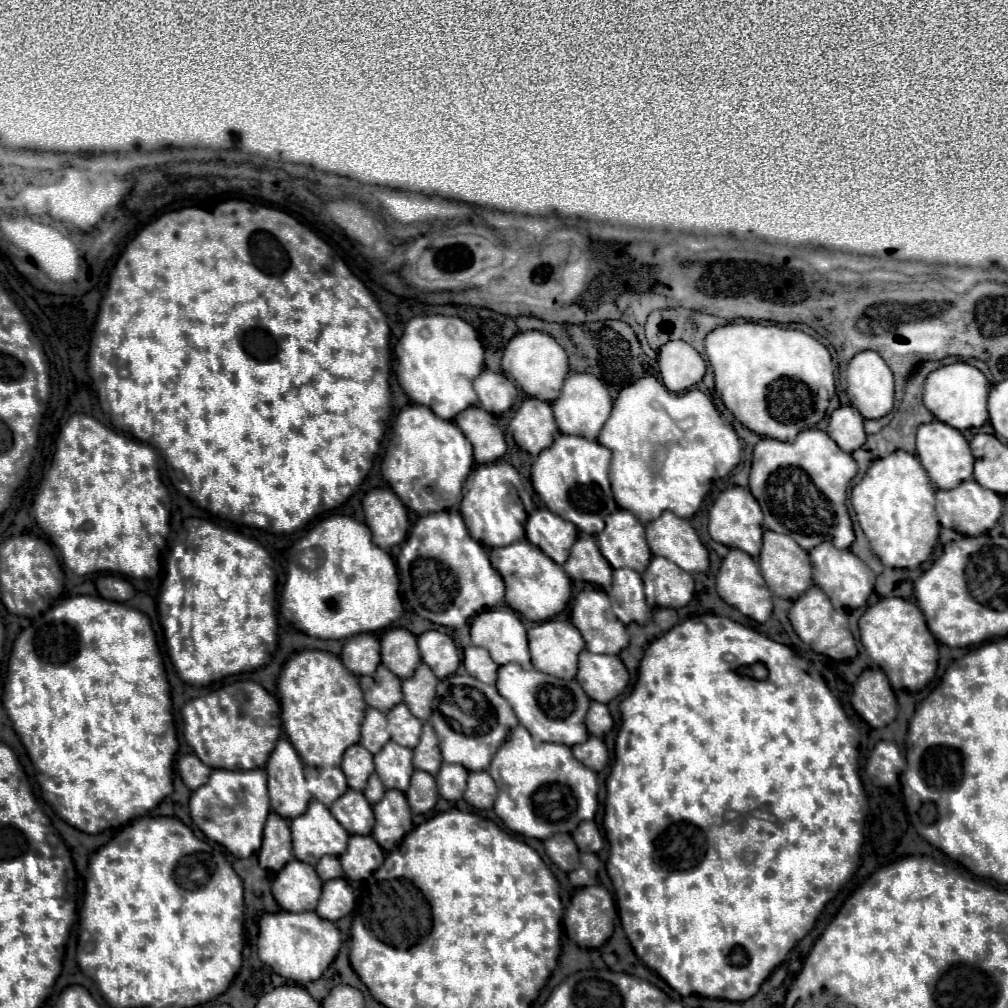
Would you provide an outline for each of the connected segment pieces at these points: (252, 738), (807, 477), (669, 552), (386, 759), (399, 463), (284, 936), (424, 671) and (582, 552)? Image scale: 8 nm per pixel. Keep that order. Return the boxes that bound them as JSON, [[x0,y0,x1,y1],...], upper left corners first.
[[182,680,282,770],[750,428,856,550],[646,512,710,572],[374,742,414,792],[382,404,472,514],[258,912,342,984],[402,664,436,720],[564,536,612,592]]

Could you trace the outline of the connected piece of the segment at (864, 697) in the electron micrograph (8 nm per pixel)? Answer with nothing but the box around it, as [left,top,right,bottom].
[854,670,896,726]

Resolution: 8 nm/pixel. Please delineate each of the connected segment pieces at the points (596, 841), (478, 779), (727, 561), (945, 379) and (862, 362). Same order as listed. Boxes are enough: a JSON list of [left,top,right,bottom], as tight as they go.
[[572,822,604,852],[464,772,496,810],[716,548,772,622],[924,362,990,430],[846,352,894,418]]

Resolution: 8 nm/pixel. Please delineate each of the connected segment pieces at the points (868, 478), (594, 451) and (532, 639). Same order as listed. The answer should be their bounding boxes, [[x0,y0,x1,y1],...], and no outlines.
[[850,450,940,570],[532,434,618,534],[528,620,584,680]]

